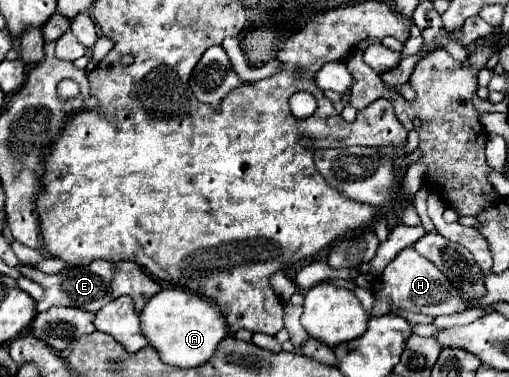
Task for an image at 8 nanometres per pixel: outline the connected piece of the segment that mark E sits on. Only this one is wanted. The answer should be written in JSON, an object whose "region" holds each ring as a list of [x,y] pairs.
{"region":[[[95,260],[87,266],[71,266],[71,268],[63,268],[61,272],[57,274],[43,274],[39,272],[37,268],[31,268],[31,266],[23,266],[23,264],[17,264],[17,270],[31,278],[33,282],[41,284],[45,294],[43,298],[39,300],[37,304],[37,310],[43,312],[51,306],[73,306],[73,308],[83,308],[87,312],[97,312],[101,310],[107,302],[127,294],[133,298],[135,302],[135,312],[139,314],[145,306],[145,302],[155,296],[161,286],[141,270],[141,266],[137,266],[135,262],[109,262],[109,260]]]}

